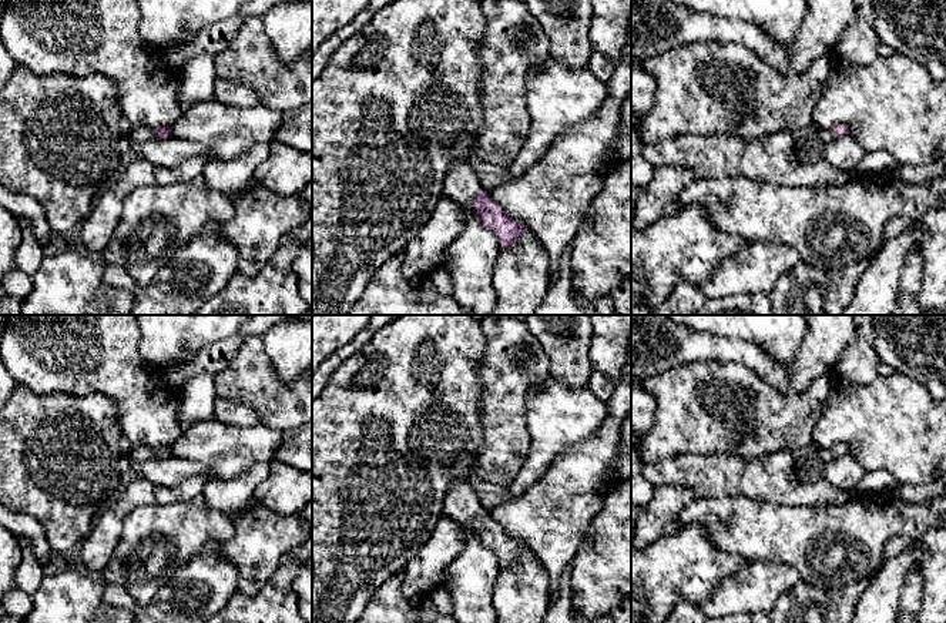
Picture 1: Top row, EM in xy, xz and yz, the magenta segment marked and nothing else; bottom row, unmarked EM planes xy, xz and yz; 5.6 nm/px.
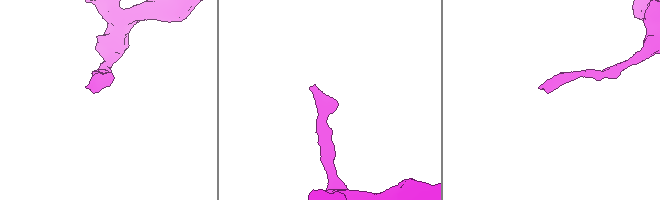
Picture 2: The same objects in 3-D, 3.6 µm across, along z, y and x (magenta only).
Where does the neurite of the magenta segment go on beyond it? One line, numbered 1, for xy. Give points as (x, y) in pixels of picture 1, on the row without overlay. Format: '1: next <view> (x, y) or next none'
1: next xy (143, 454)

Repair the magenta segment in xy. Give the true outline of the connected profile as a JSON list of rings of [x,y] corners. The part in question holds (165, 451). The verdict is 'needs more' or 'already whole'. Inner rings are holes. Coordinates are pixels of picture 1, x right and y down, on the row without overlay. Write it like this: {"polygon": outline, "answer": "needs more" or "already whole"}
{"polygon": [[[172,445],[157,448],[157,449],[148,446],[131,448],[130,452],[131,459],[135,462],[145,462],[155,458],[167,458],[170,455],[172,455]]], "answer": "needs more"}

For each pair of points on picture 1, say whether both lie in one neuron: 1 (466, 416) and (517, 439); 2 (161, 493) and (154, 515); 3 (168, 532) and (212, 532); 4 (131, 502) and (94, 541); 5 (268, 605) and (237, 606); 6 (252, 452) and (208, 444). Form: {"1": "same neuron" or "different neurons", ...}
{"1": "different neurons", "2": "different neurons", "3": "same neuron", "4": "same neuron", "5": "same neuron", "6": "same neuron"}

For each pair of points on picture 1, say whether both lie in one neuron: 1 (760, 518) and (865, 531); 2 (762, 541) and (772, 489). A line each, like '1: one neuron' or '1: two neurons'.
1: one neuron
2: two neurons

